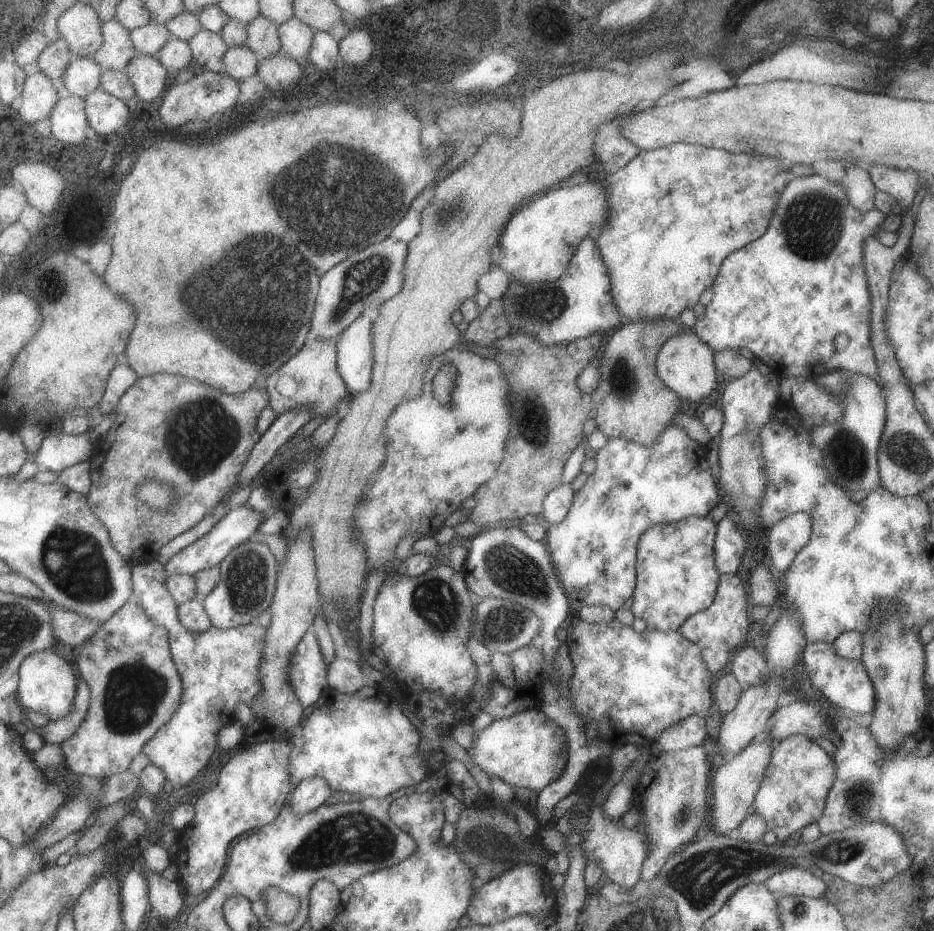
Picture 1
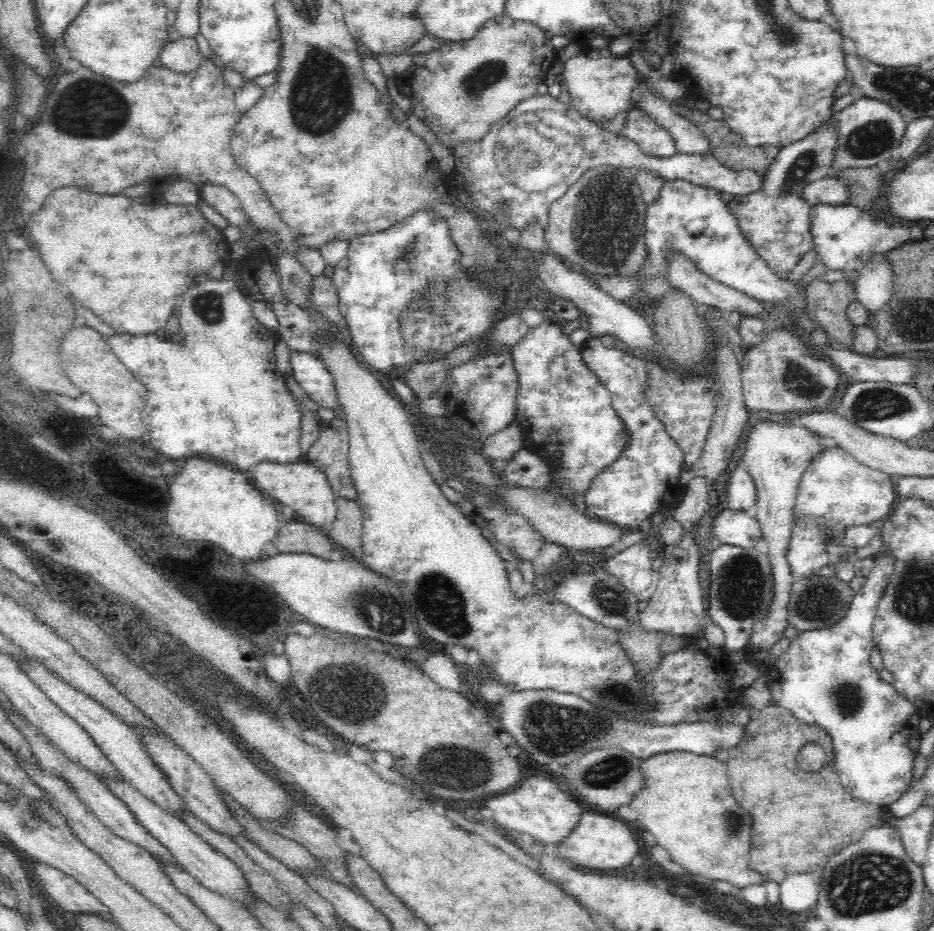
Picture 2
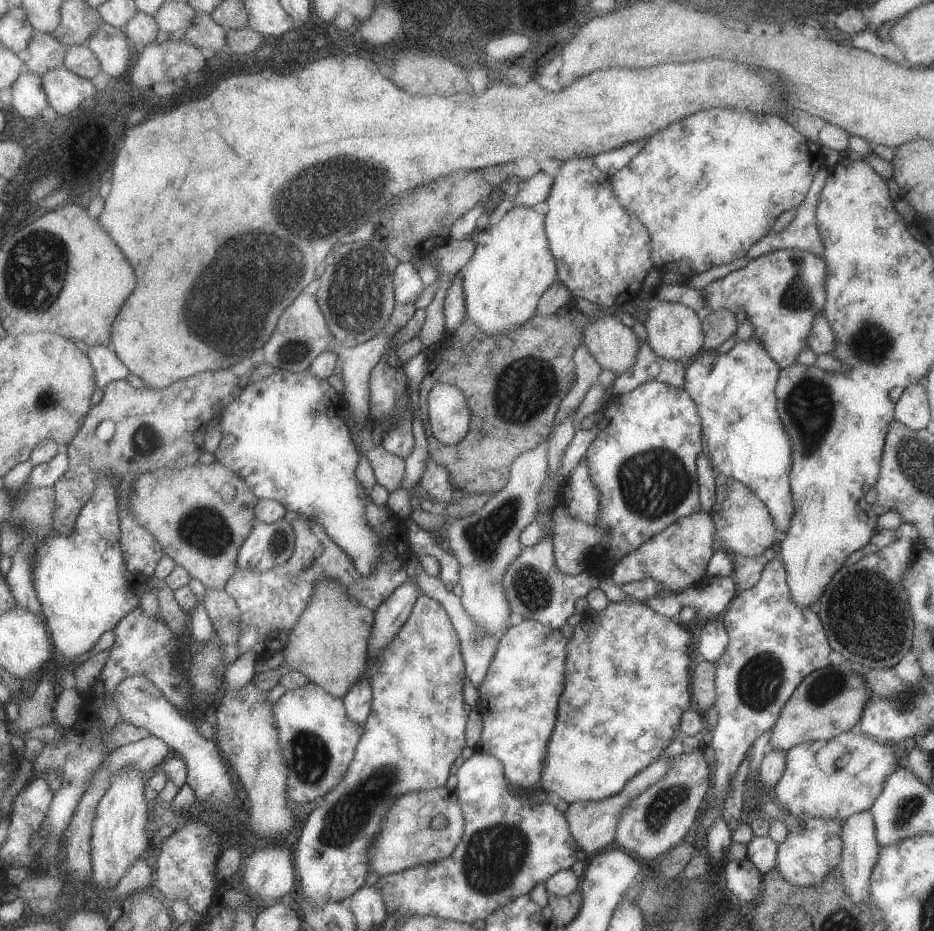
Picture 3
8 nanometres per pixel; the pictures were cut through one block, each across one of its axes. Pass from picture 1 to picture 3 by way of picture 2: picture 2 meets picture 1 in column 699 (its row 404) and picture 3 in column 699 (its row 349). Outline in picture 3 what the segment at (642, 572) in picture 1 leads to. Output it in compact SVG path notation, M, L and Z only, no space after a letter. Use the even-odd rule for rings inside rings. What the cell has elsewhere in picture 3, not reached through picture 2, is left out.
M707 512L691 514L687 518L677 520L651 540L647 540L647 544L643 544L637 552L625 556L617 566L613 566L611 578L615 584L619 584L619 588L645 578L655 578L657 582L663 584L663 588L667 588L667 592L681 592L703 580L703 576L707 574L707 566L715 554L711 548L713 542L715 524L711 514Z

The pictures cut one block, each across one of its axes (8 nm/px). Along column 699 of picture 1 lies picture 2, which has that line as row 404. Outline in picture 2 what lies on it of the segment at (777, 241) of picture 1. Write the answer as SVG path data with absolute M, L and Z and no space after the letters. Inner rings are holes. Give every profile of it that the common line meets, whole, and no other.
M314 350L290 352L290 366L294 374L292 378L302 386L302 390L310 400L320 404L322 408L340 414L332 372L326 368L326 364L320 360L320 356Z

